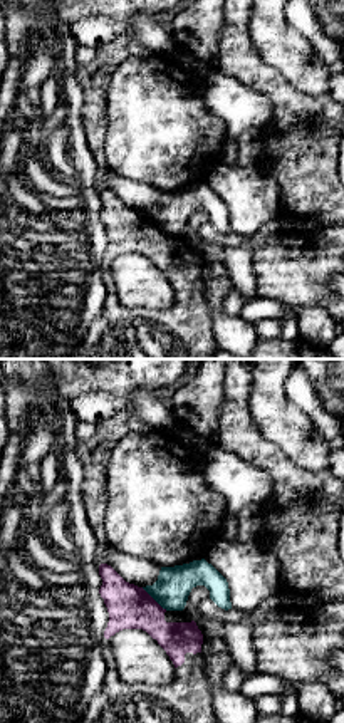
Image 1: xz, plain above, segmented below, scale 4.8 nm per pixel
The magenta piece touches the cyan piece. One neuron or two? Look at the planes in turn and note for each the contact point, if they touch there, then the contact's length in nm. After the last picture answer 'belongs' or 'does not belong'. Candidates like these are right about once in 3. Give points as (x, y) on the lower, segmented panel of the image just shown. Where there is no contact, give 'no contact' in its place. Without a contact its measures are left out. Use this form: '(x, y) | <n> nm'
(153, 599) | 170 nm

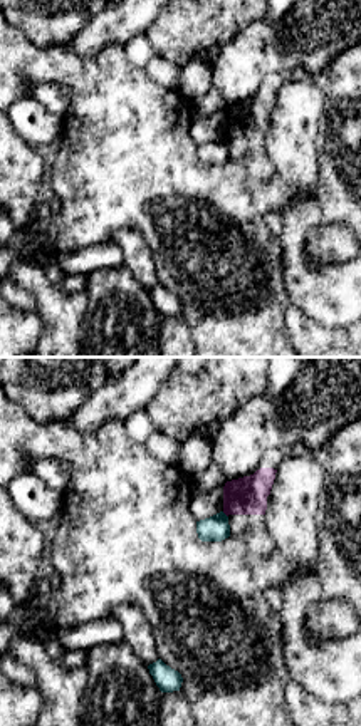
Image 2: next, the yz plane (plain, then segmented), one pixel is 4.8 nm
(225, 513) | 40 nm

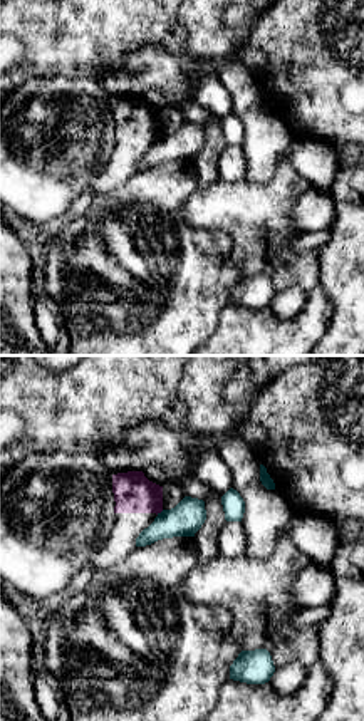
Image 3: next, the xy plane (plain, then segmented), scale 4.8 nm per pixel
(160, 512) | 40 nm

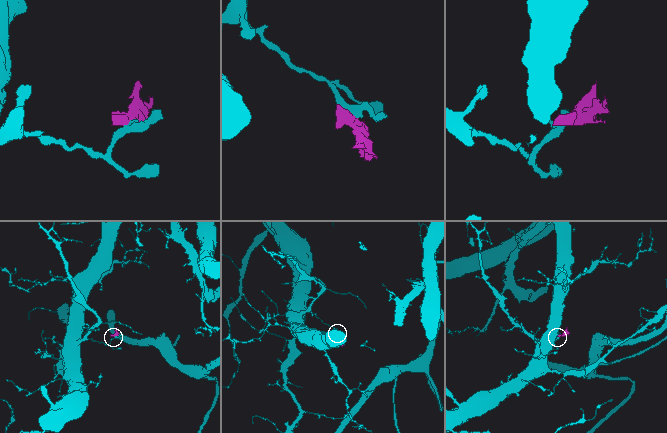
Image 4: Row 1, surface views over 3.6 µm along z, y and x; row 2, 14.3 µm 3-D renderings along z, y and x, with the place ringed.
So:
does not belong

